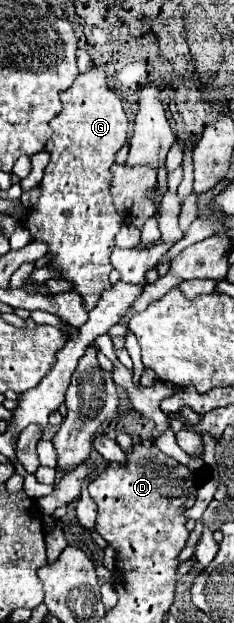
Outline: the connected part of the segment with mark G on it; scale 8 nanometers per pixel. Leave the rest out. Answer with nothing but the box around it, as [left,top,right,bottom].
[25,66,129,310]

